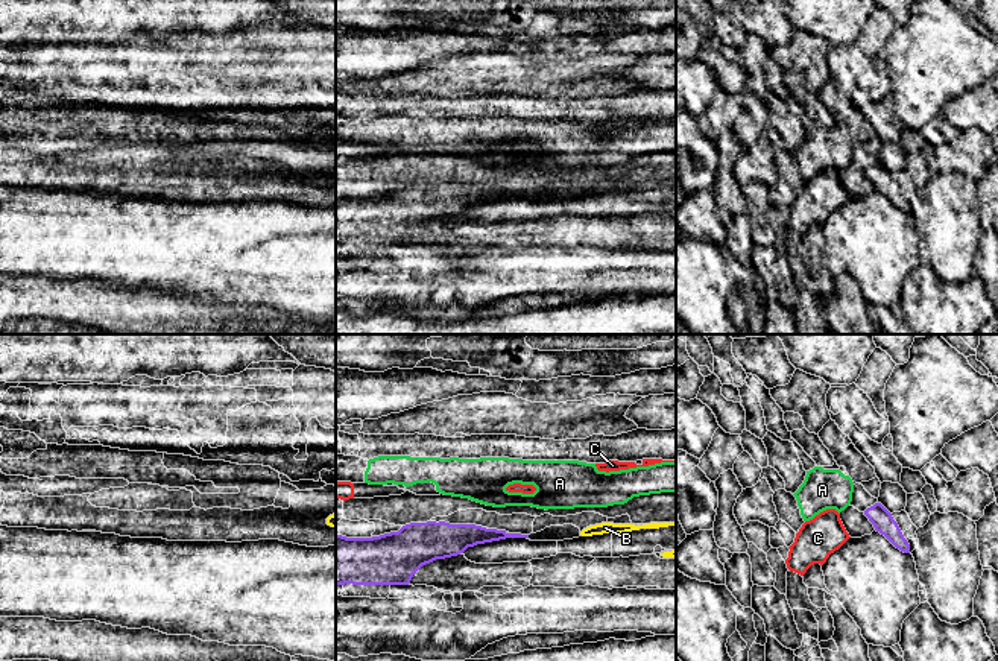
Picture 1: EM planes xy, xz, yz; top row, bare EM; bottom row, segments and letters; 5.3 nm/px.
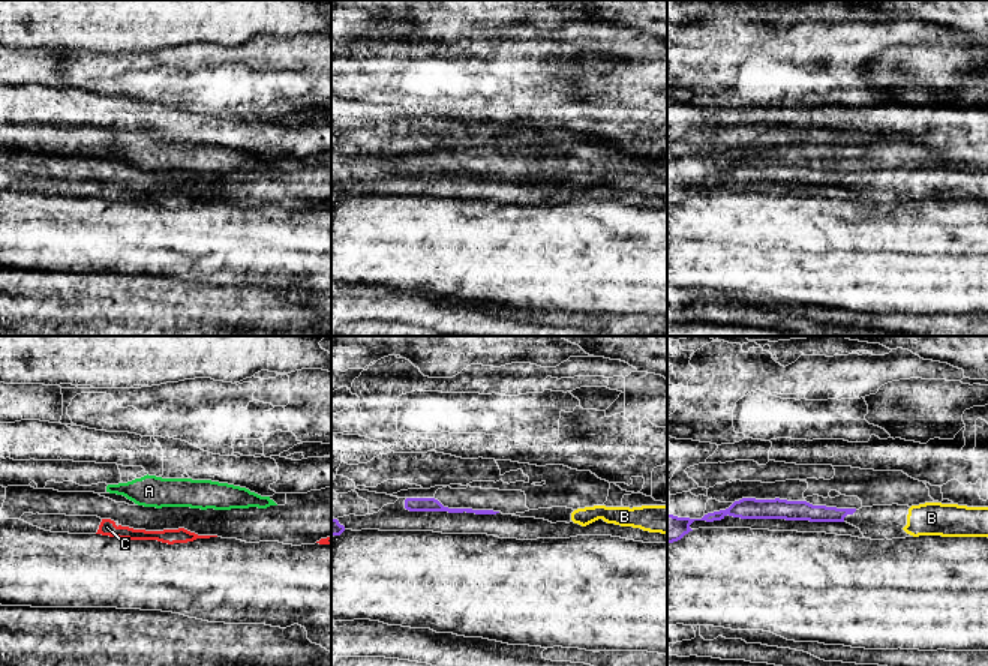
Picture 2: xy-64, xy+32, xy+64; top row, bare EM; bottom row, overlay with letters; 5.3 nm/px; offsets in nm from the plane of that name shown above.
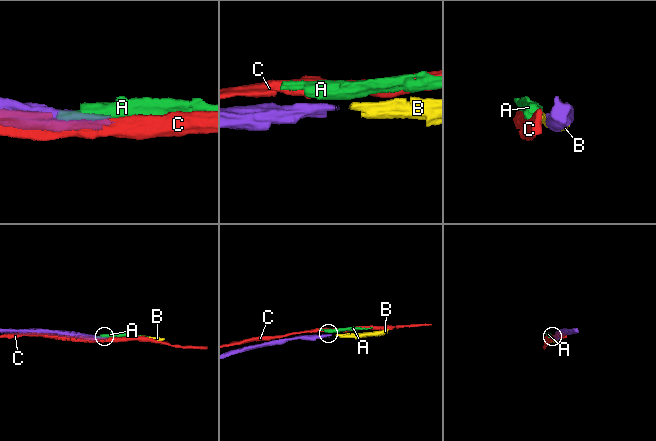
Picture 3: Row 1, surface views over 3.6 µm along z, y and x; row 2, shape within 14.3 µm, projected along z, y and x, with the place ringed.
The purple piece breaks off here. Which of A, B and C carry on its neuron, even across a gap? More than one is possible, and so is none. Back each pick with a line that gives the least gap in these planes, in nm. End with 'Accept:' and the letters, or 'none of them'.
B: Distance 280 nm
Accept: B

